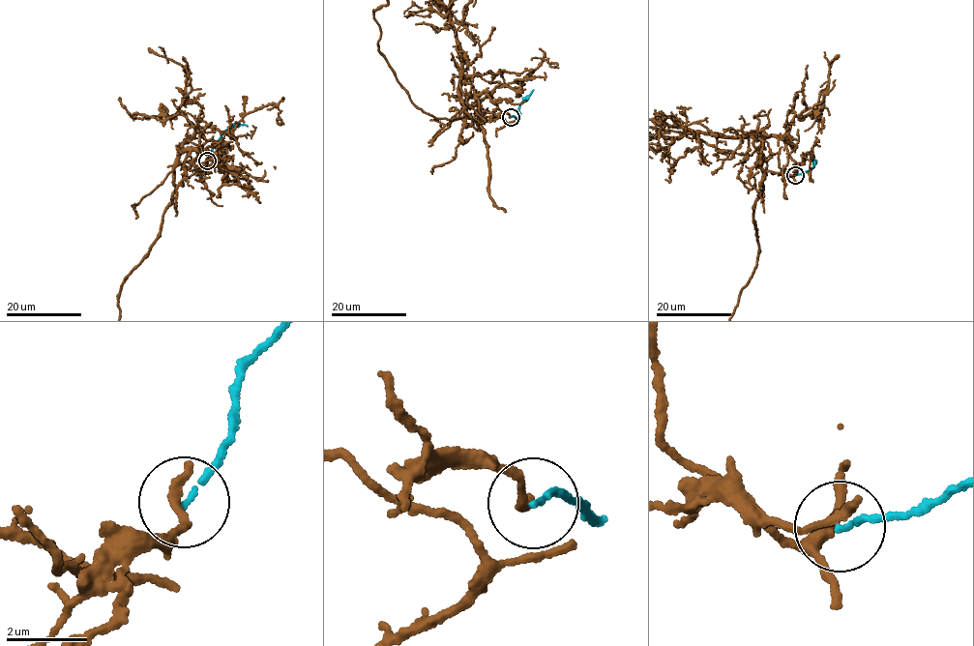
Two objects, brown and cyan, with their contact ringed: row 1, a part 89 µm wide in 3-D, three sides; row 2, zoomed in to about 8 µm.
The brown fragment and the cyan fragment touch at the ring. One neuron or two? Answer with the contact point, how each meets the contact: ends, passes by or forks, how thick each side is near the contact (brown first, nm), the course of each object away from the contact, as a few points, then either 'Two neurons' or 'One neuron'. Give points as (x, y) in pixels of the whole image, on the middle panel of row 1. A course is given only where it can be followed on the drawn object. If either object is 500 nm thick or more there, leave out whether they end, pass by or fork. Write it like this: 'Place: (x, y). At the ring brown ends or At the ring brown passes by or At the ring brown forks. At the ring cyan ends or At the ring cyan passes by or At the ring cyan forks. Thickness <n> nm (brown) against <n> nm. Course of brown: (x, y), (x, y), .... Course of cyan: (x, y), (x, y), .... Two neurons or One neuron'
Place: (511, 117). At the ring brown ends. At the ring cyan ends. Thickness 240 nm (brown) against 130 nm. Course of brown: (511, 117), (468, 82), (458, 117), (435, 118), (412, 102), (379, 52), (374, 11). Course of cyan: (511, 117), (517, 118), (521, 102), (527, 100), (533, 90). Two neurons

